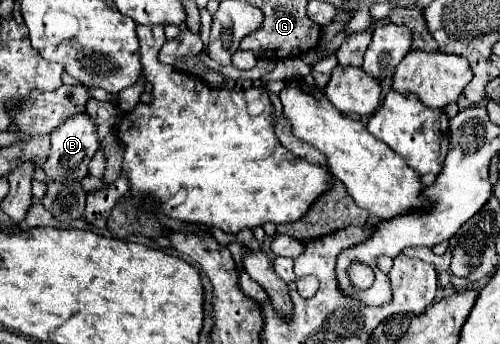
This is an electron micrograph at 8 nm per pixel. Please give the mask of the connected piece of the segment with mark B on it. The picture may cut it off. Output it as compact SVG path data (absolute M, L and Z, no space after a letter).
M88 113L72 115L72 119L66 119L64 123L60 123L60 127L56 127L56 131L52 131L50 137L52 137L52 149L44 165L44 171L50 177L50 183L48 183L48 193L42 199L42 205L62 225L66 225L70 221L82 219L82 213L84 213L86 193L80 189L78 181L88 175L88 163L98 149L98 127Z

